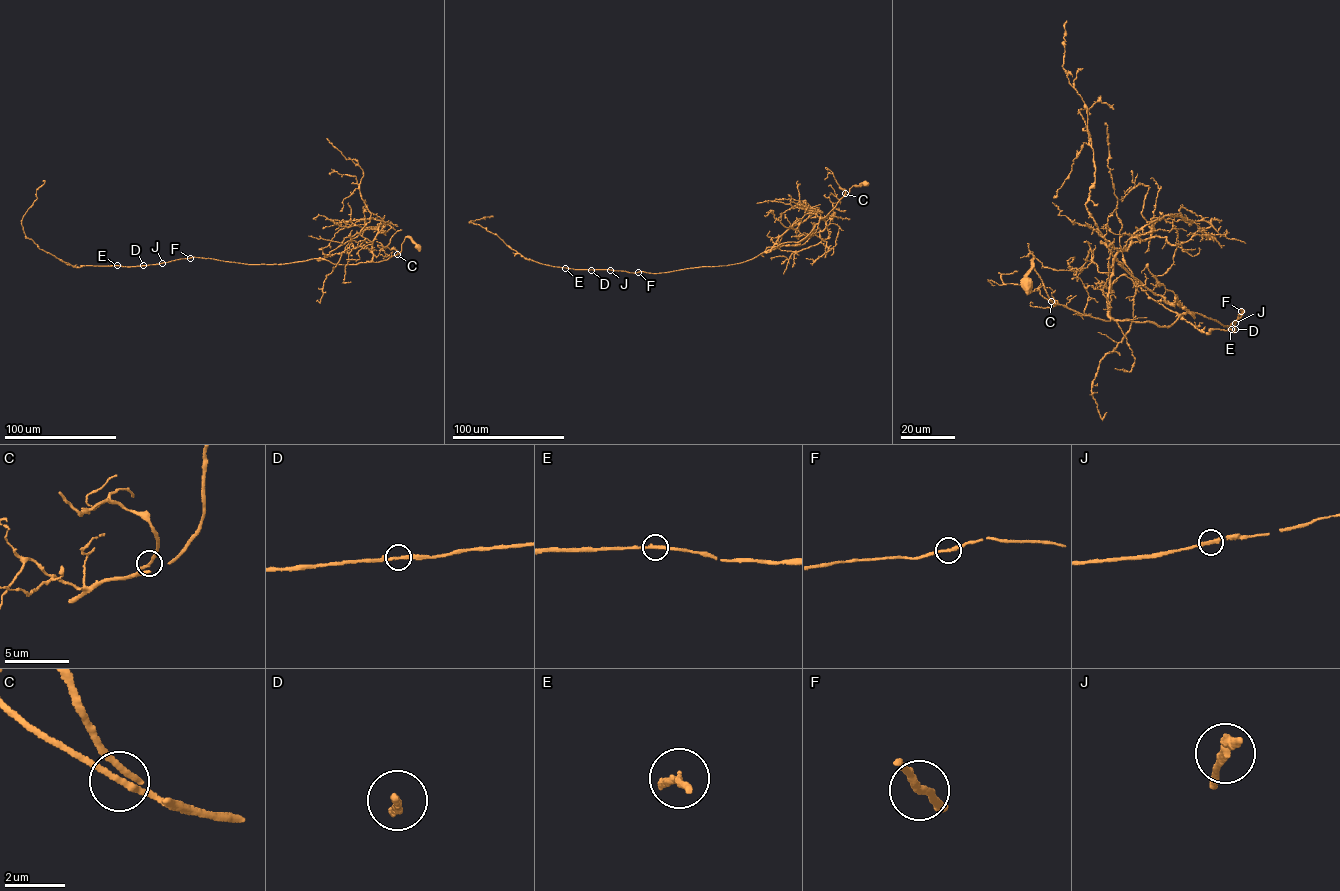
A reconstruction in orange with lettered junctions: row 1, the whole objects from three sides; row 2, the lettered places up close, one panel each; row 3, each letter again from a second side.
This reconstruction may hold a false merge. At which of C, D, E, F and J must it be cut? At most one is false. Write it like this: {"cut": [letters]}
{"cut": []}

